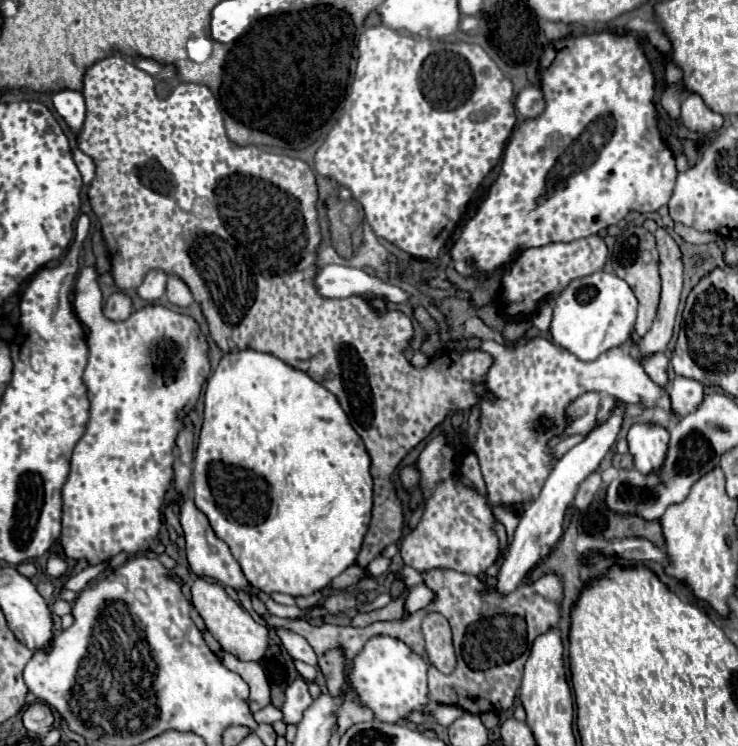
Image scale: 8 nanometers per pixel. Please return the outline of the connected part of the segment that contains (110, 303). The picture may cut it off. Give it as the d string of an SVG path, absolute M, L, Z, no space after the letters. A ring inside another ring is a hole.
M112 293L108 299L106 299L106 305L104 305L104 315L112 321L124 321L128 319L132 313L132 299L124 293Z

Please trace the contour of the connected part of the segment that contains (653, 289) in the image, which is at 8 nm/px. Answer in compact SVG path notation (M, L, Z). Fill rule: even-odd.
M630 225L630 227L622 229L620 235L616 237L616 243L612 249L612 267L614 267L614 273L630 285L630 289L634 291L634 295L638 299L638 317L636 317L634 329L640 337L644 337L656 317L656 307L658 307L658 299L660 299L658 251L656 251L654 235L640 225Z

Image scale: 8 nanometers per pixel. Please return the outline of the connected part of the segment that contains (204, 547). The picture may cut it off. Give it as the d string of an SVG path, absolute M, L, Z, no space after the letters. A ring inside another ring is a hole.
M184 497L182 501L182 509L180 509L180 525L184 529L184 537L186 537L186 555L188 555L188 563L190 569L198 575L198 577L210 577L214 581L218 581L220 585L232 587L236 591L244 591L250 597L252 593L252 585L248 583L248 579L242 573L242 567L238 565L238 561L232 557L228 545L216 537L216 533L210 527L208 517L194 505L192 497Z

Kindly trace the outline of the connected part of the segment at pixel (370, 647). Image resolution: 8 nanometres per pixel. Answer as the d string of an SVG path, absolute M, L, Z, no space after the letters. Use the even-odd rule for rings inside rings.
M374 635L352 659L348 685L354 689L360 703L374 713L376 721L400 723L406 721L406 715L412 711L432 715L432 711L428 709L430 697L426 671L428 662L416 655L404 641L390 635Z

